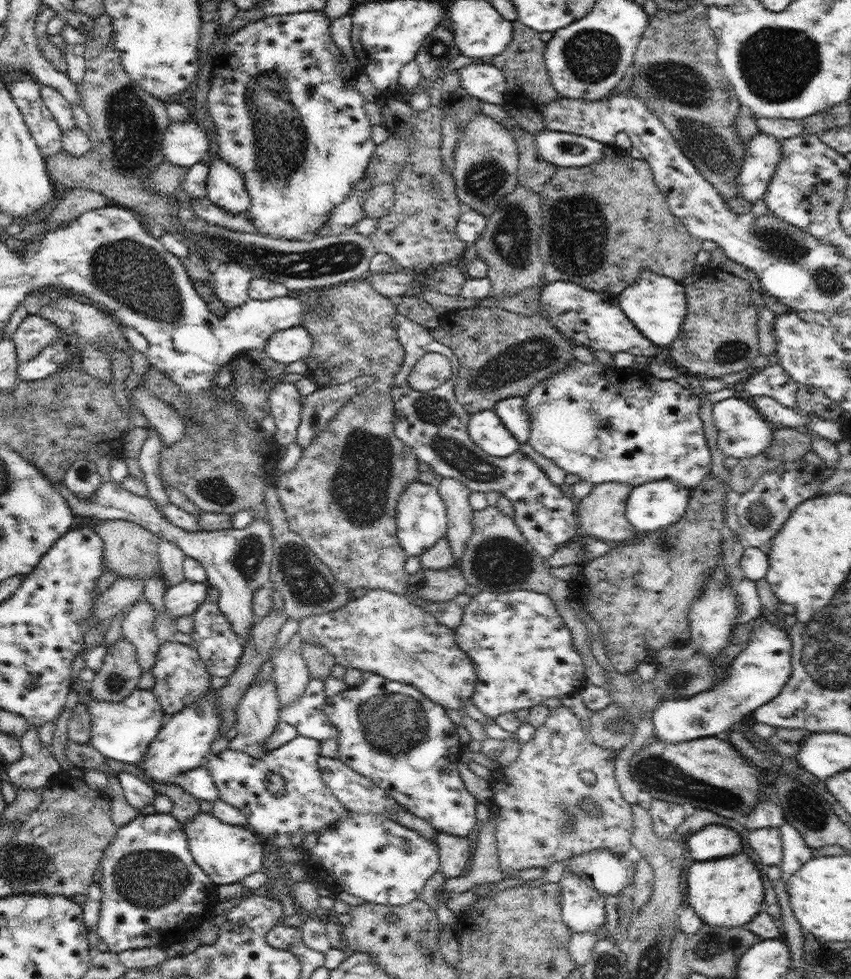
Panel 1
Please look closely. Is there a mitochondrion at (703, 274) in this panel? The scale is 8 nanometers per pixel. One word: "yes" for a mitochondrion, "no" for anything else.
no

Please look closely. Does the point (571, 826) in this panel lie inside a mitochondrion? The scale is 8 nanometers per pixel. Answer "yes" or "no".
yes

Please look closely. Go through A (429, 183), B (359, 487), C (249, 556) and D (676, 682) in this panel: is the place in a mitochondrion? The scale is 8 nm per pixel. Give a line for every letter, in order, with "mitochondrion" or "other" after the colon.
A: mitochondrion
B: mitochondrion
C: mitochondrion
D: mitochondrion

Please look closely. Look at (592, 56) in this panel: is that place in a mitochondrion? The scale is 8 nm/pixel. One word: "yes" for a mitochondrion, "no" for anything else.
yes

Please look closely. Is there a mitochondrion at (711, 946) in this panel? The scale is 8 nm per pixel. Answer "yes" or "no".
yes

